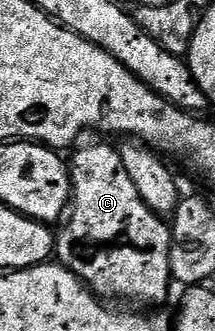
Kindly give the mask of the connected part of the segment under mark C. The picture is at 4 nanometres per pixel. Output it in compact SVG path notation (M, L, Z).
M85 146L71 158L71 213L55 234L55 258L86 283L102 300L130 298L133 302L161 302L169 294L169 249L173 231L162 215L147 206L131 180L118 151L109 146Z

